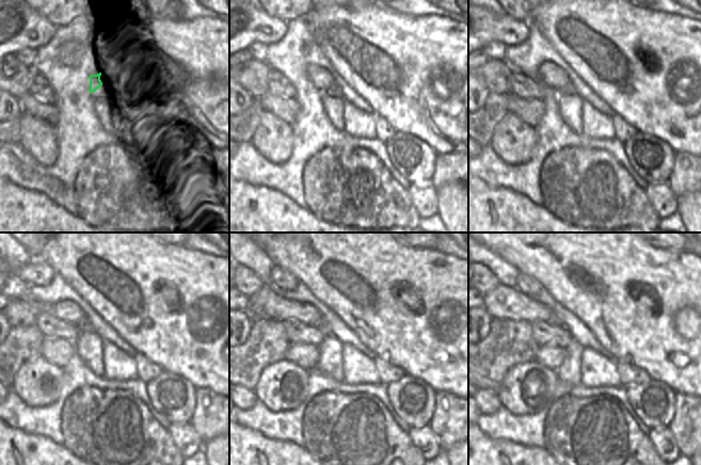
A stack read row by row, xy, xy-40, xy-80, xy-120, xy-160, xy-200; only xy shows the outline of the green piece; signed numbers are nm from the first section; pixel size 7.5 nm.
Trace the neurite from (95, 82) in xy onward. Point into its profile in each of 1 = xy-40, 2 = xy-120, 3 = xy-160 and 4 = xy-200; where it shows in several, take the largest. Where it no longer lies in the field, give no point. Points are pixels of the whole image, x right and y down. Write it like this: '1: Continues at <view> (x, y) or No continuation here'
1: Continues at xy-40 (321, 79)
2: Continues at xy-120 (67, 310)
3: Continues at xy-160 (267, 303)
4: Continues at xy-200 (505, 302).

